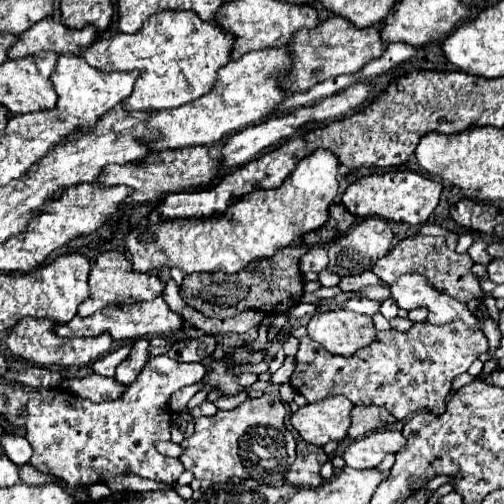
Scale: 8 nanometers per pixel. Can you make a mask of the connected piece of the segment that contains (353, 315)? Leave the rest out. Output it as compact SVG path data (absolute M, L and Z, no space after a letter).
M339 308L317 312L307 324L307 334L331 354L351 356L359 348L369 346L375 340L377 330L371 316Z

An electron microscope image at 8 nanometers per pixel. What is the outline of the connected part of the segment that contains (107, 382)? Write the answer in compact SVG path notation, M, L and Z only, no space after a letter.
M91 374L85 378L63 378L57 386L61 390L69 390L75 396L93 400L93 402L105 402L105 400L117 400L119 394L125 390L123 384L115 382L113 378L105 378L99 374Z

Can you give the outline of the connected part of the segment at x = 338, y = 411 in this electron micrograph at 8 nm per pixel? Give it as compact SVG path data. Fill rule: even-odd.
M345 396L305 404L291 414L291 426L313 446L325 446L331 440L341 442L351 424L351 408L353 404Z

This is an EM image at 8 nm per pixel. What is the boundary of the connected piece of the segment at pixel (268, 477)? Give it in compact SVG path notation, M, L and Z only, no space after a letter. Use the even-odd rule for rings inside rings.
M263 394L255 400L245 400L235 410L219 410L211 418L197 418L193 434L181 442L181 462L195 478L211 484L227 482L233 476L253 478L263 484L281 484L289 466L295 460L295 438L285 426L285 406L279 398Z

